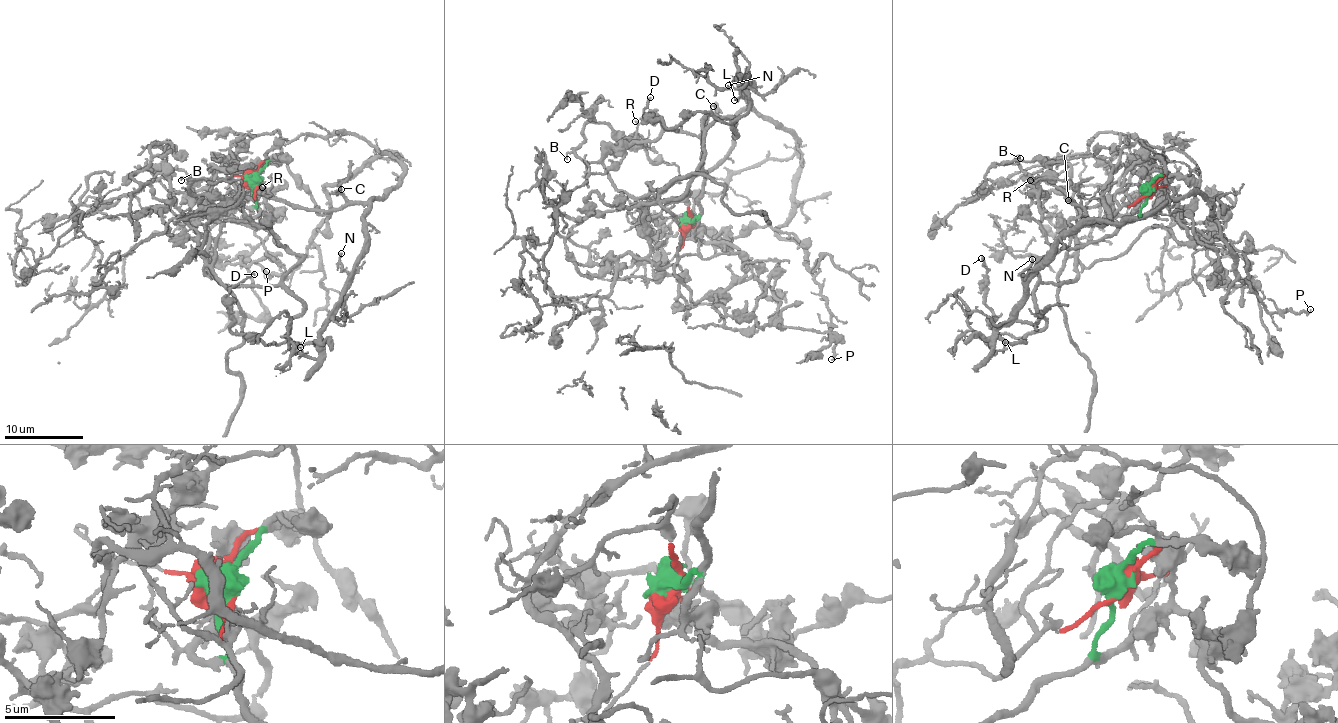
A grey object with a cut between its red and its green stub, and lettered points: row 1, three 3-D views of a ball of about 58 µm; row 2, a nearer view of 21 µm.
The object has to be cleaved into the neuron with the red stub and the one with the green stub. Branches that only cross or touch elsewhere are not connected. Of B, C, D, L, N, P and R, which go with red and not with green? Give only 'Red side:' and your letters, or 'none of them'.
Red side: B

